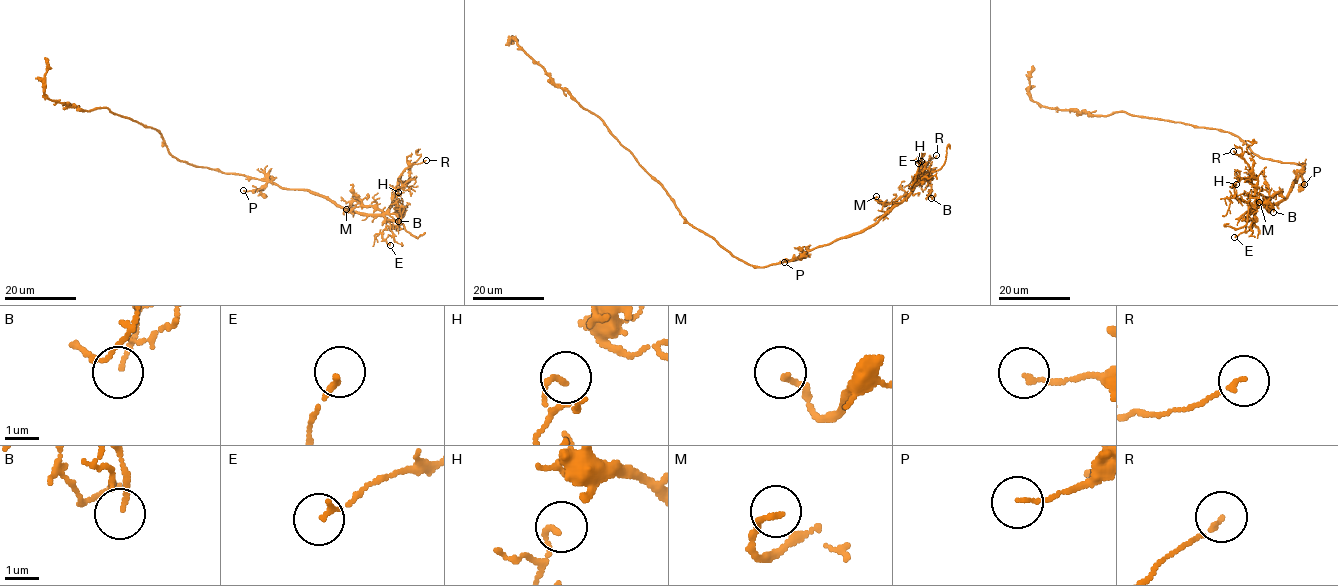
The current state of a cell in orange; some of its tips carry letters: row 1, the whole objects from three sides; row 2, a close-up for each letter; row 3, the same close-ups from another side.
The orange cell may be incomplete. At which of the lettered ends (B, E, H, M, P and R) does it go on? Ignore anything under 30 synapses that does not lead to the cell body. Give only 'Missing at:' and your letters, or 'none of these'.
Missing at: none of these

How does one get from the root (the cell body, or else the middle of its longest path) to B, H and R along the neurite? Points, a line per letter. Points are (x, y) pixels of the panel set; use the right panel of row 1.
B: (1266, 159), (1292, 162), (1305, 168), (1280, 202), (1259, 205), (1253, 196), (1250, 197), (1270, 203), (1273, 212)
H: (1266, 159), (1292, 162), (1305, 168), (1285, 198), (1270, 205), (1250, 205), (1234, 194), (1236, 184)
R: (1266, 159), (1305, 168), (1285, 198), (1270, 205), (1257, 201), (1251, 169), (1233, 151)

